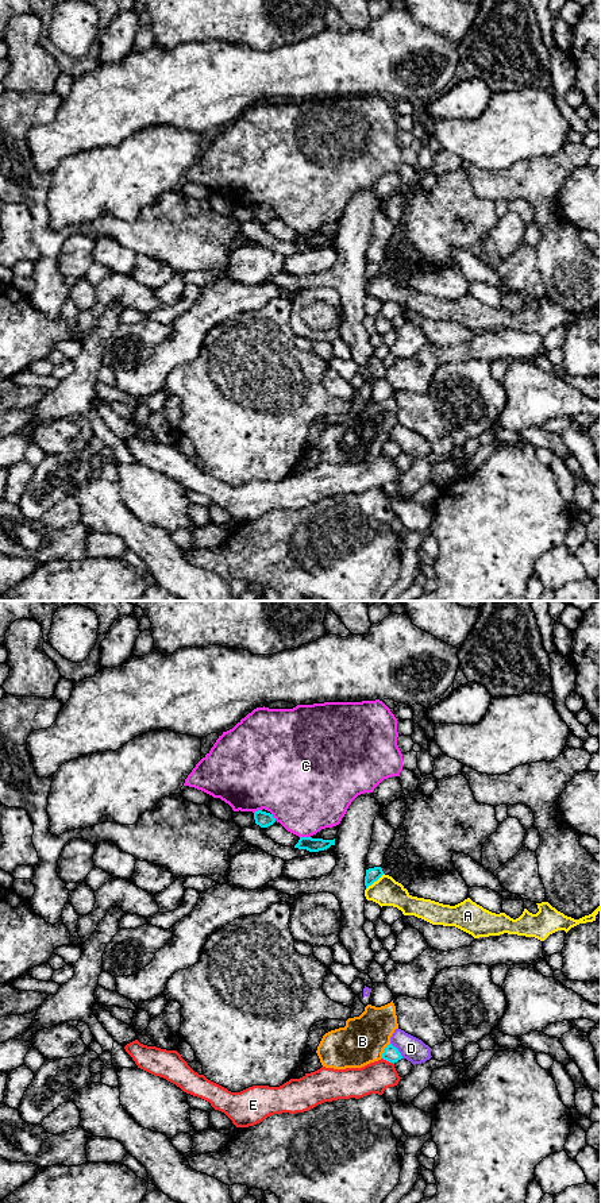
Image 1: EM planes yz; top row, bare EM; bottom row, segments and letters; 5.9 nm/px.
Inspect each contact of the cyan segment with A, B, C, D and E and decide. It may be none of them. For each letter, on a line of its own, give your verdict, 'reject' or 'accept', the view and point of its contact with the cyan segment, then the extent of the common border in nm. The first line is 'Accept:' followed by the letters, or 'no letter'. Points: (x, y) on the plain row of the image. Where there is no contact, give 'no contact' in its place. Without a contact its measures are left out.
Accept: no letter
A: reject; contact yz (374, 276); length 140 nm
B: reject; contact yz (384, 446); length 110 nm
C: reject; contact yz (305, 232); length 60 nm
D: reject; contact yz (397, 446); length 120 nm
E: reject; contact yz (388, 455); length 80 nm

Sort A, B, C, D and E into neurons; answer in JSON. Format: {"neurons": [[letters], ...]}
{"neurons": [["A"], ["B"], ["C"], ["D"], ["E"]]}

